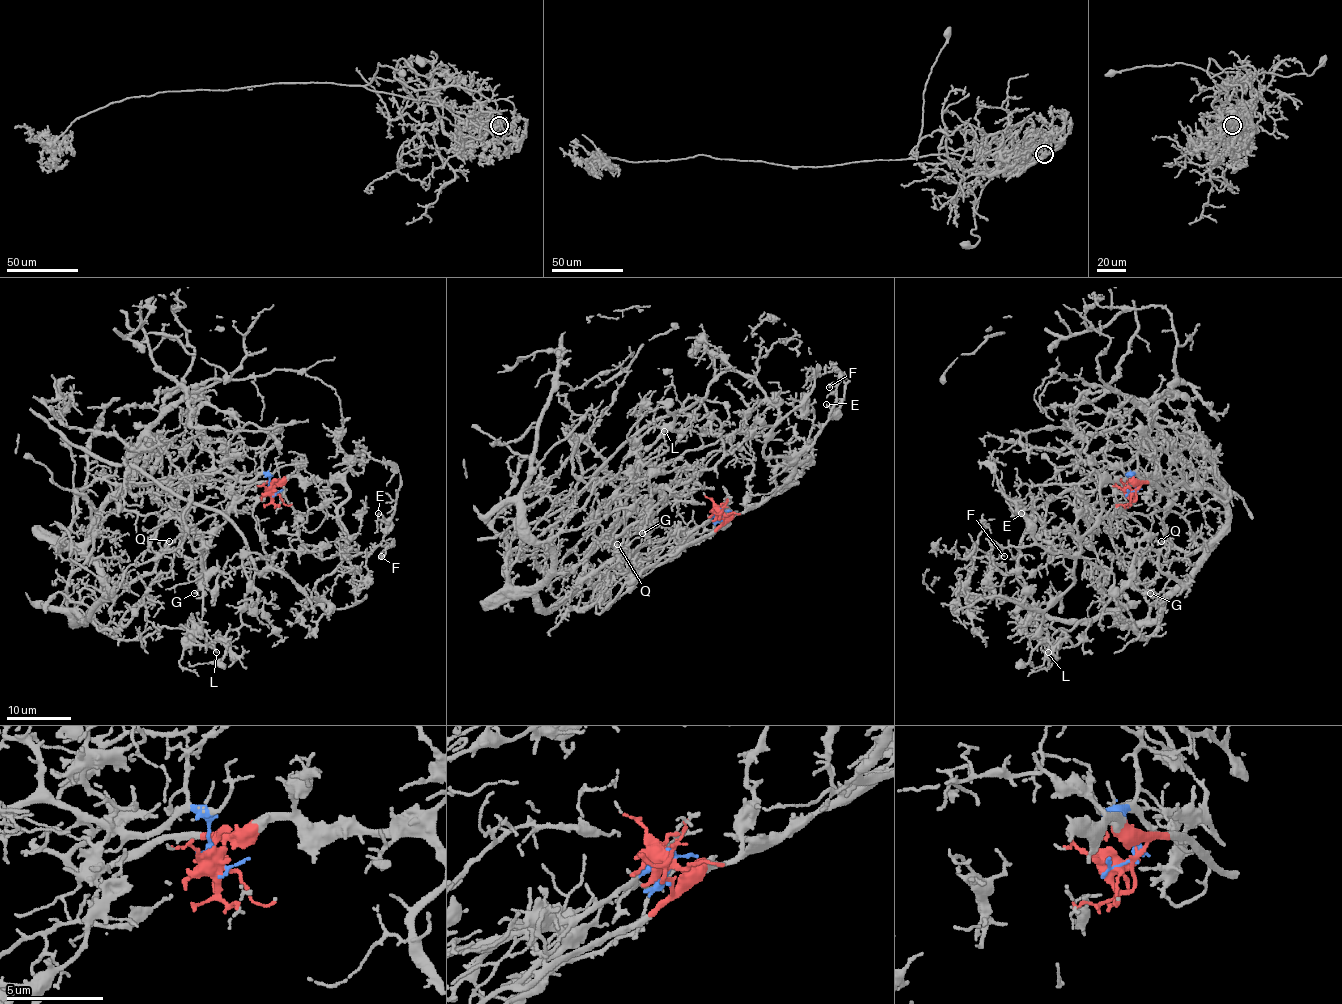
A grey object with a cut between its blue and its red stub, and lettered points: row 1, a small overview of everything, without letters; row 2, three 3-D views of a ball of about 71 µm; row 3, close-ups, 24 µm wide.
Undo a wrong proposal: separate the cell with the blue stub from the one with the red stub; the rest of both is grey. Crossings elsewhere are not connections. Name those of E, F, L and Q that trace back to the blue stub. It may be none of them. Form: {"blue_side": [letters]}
{"blue_side": ["Q"]}

